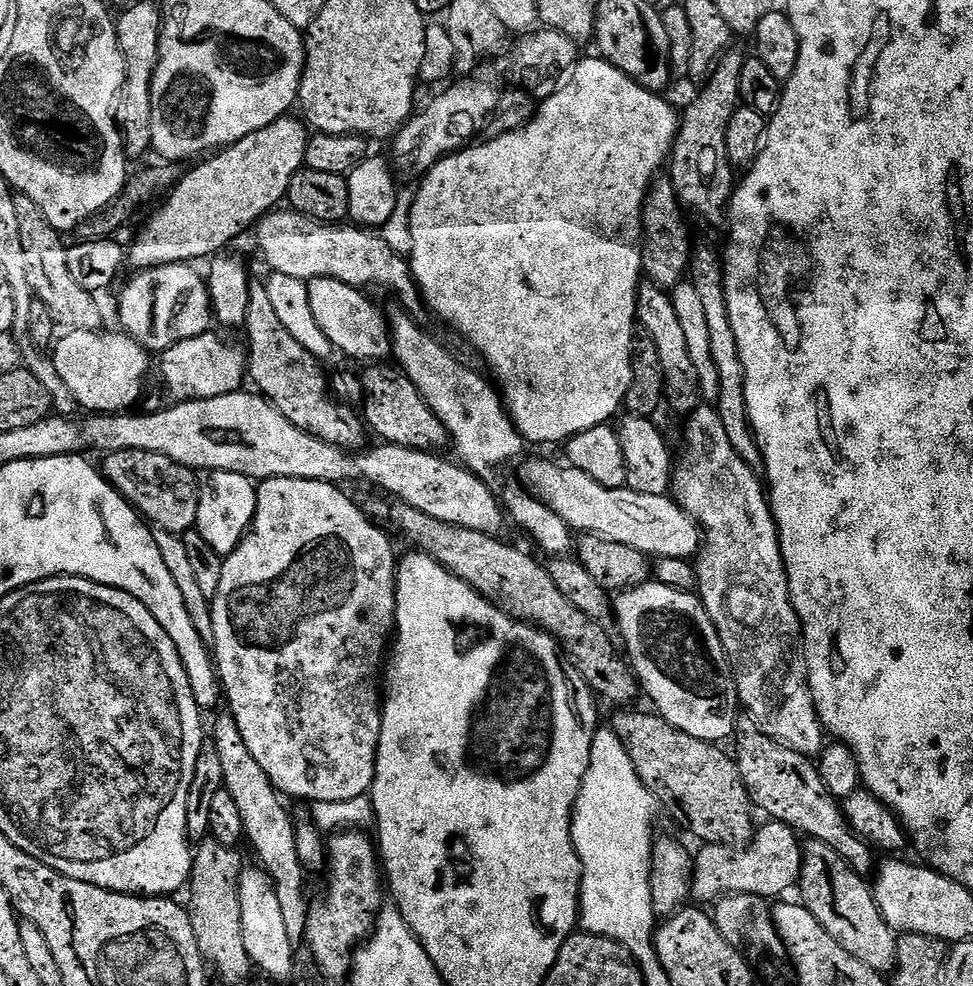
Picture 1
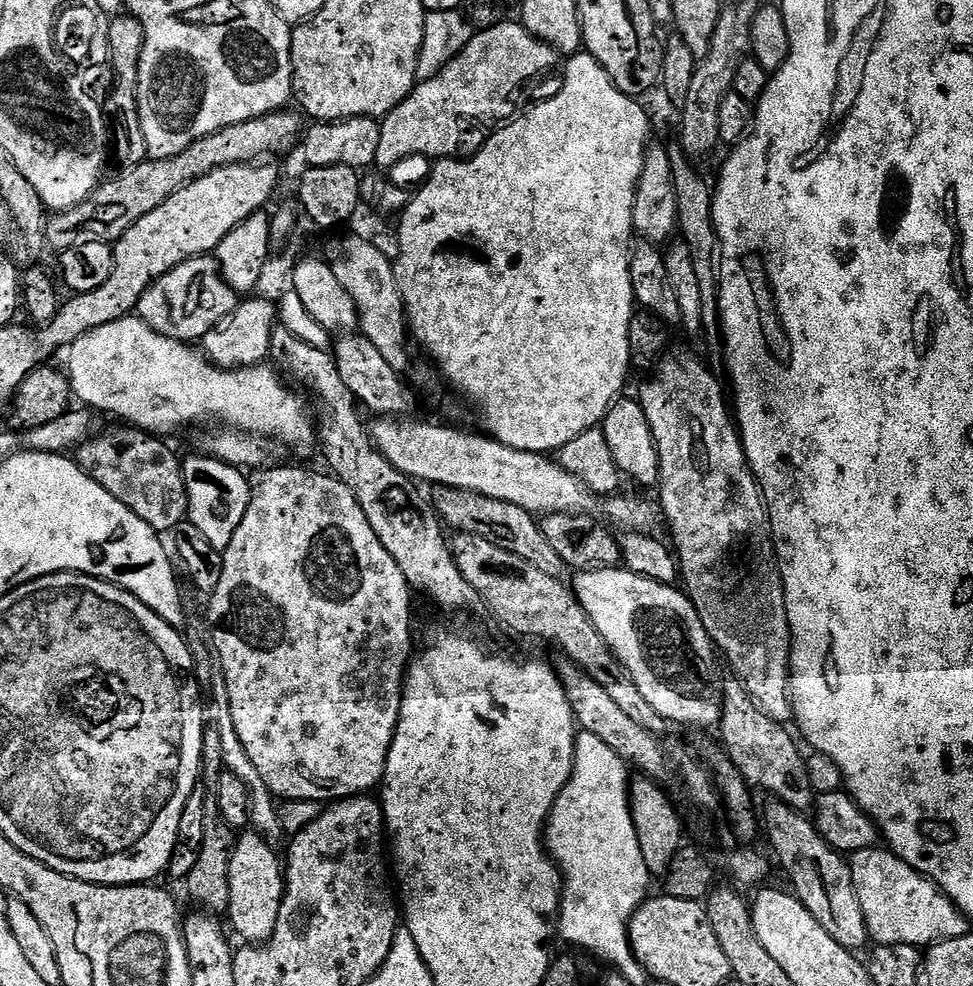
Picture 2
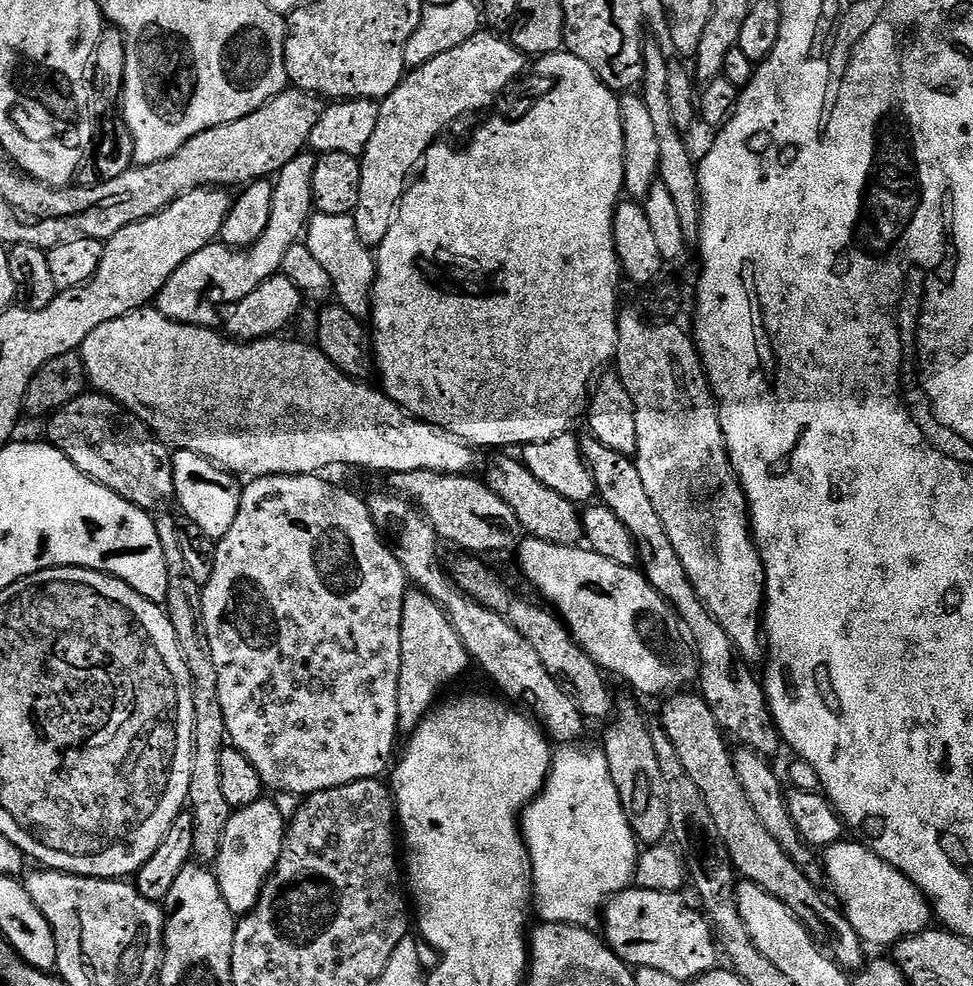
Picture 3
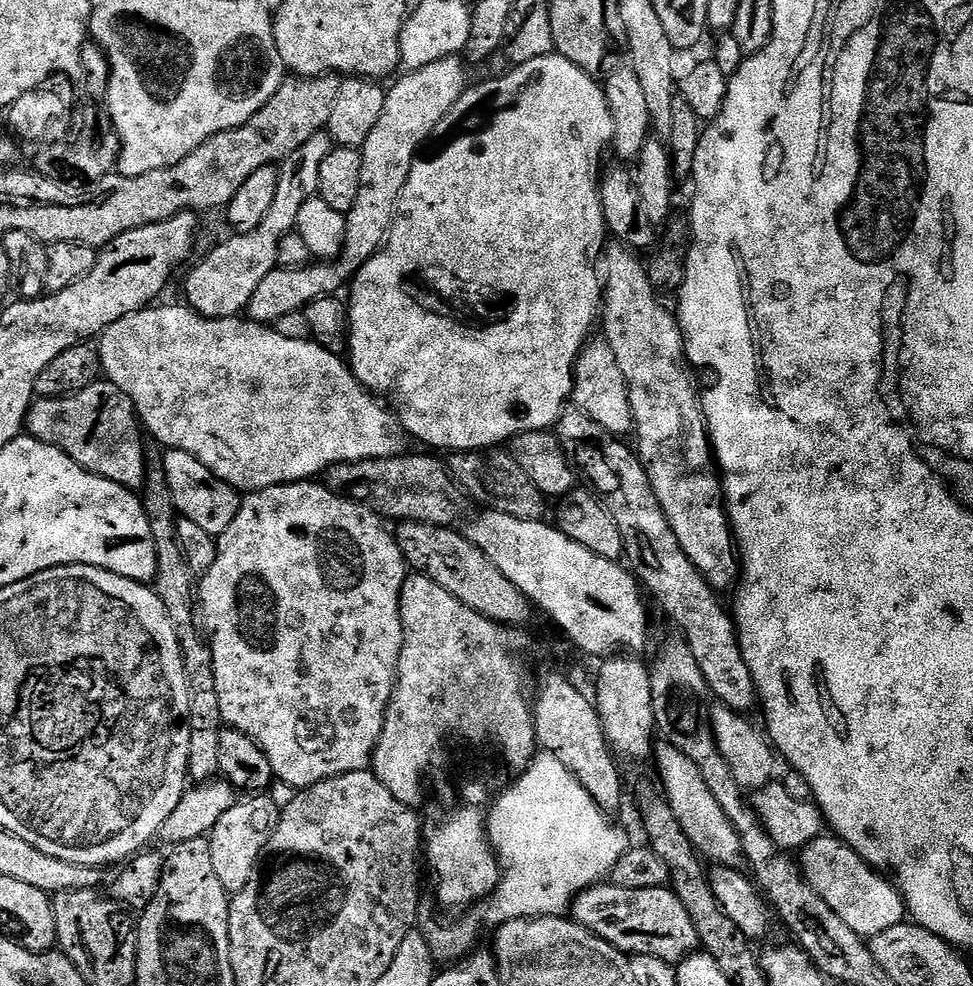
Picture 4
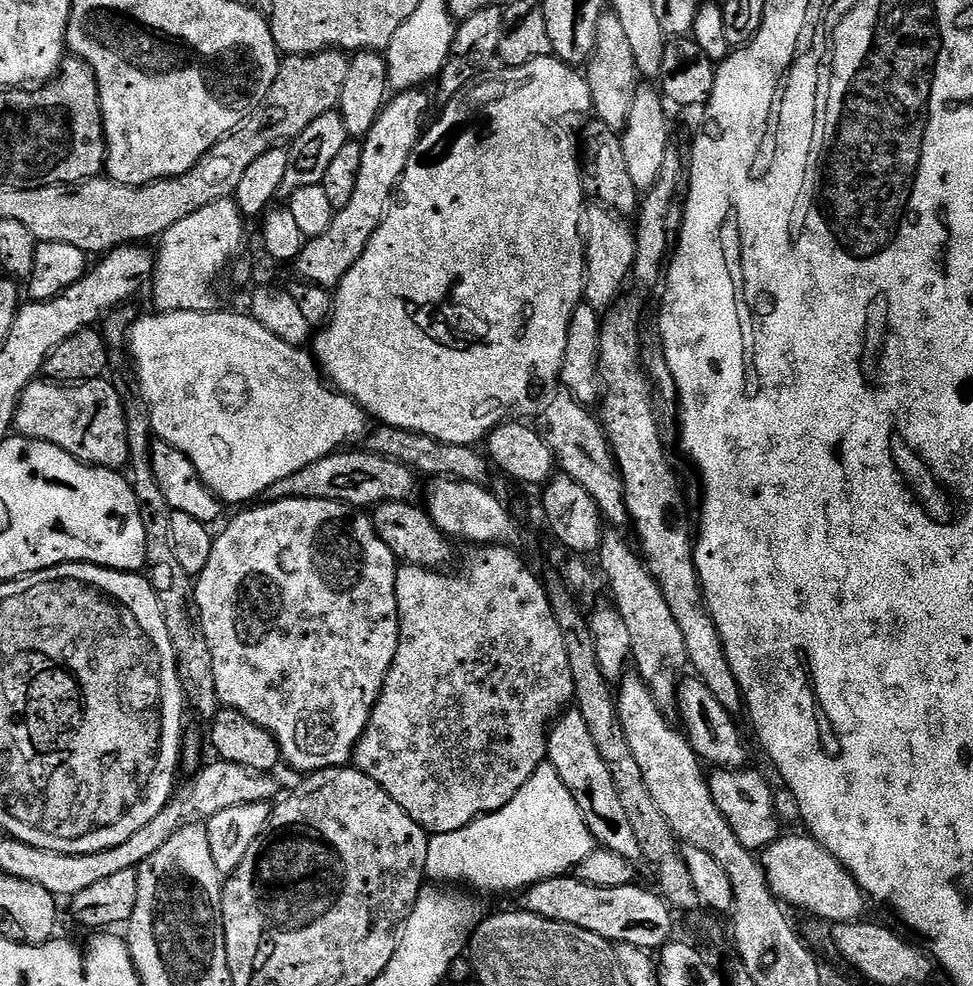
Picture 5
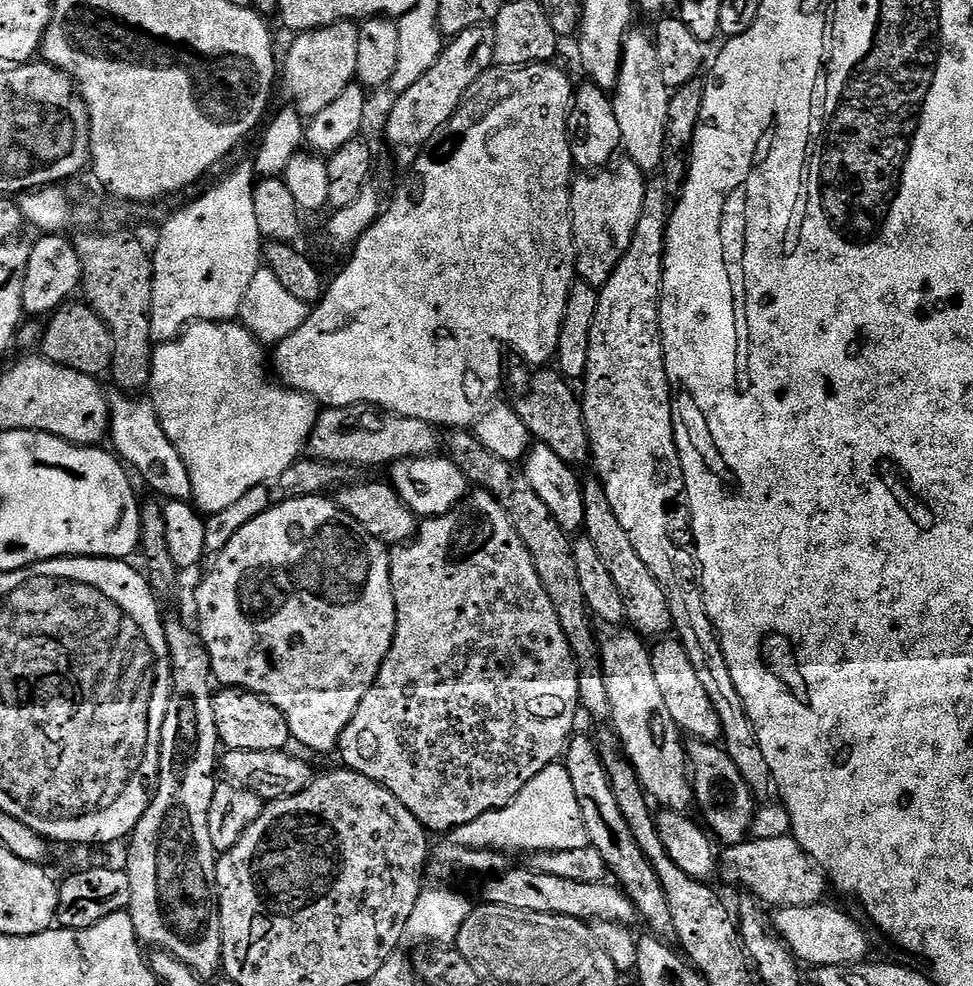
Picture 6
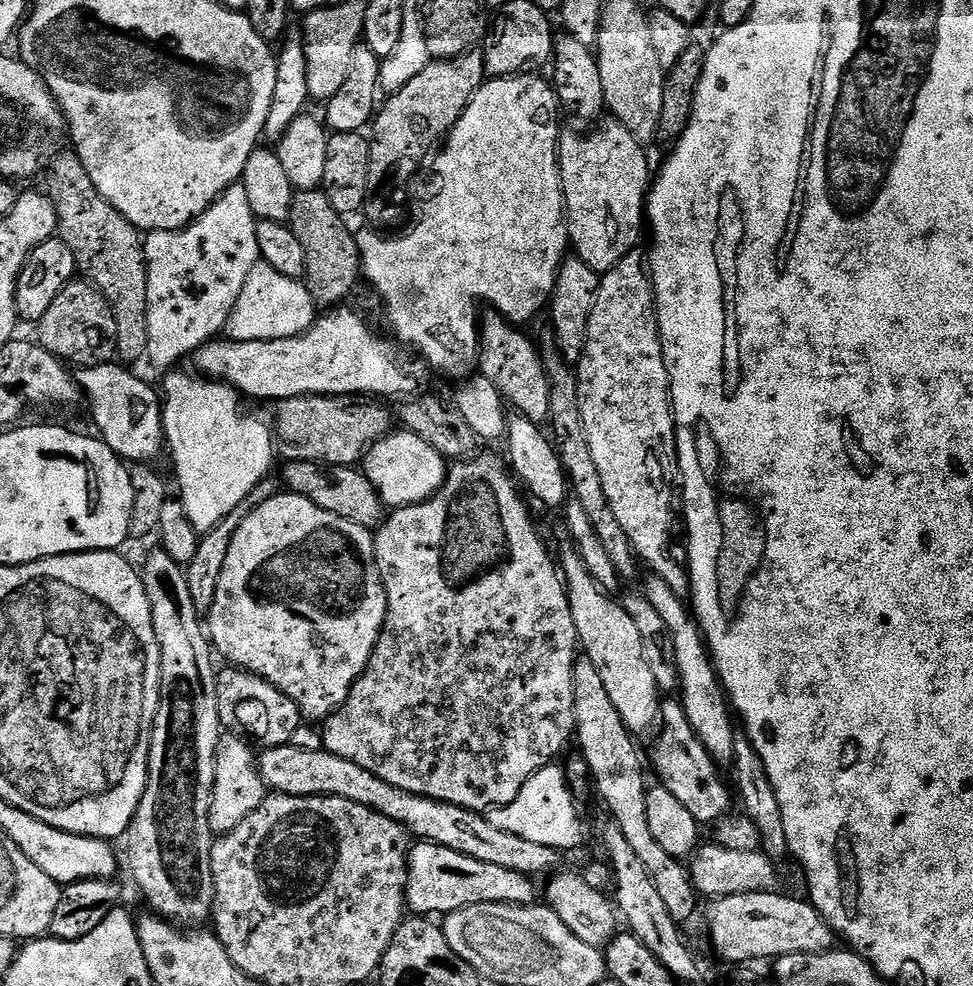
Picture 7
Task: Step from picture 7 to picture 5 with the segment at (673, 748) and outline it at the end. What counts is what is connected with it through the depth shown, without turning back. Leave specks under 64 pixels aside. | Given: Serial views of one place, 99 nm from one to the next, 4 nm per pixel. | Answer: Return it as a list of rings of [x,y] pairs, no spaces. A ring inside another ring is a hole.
[[[716,768],[714,774],[708,776],[708,785],[714,804],[718,806],[718,810],[722,810],[726,822],[730,822],[742,846],[746,846],[746,850],[759,853],[780,839],[782,821],[776,813],[776,793],[773,785],[768,785],[766,777],[748,771]]]

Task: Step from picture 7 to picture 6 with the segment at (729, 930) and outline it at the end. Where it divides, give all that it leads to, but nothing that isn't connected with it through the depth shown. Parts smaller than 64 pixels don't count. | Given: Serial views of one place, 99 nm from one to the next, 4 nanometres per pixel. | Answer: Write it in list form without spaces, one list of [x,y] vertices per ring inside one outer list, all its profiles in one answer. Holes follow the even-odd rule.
[[[821,902],[809,908],[777,908],[774,915],[774,931],[801,965],[812,964],[813,969],[826,966],[862,964],[869,959],[868,936],[864,928],[852,916],[840,908],[831,908]]]

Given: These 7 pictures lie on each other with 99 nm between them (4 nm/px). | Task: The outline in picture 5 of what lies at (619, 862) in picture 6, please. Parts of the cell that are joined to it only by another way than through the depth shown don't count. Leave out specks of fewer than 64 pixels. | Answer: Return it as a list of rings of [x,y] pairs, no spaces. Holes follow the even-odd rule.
[[[565,711],[553,723],[548,735],[546,760],[558,772],[558,777],[565,783],[566,789],[572,792],[595,843],[599,847],[614,850],[614,854],[622,854],[627,860],[643,861],[643,848],[639,845],[638,837],[630,824],[630,817],[622,806],[614,778],[606,762],[602,760],[602,755],[594,744],[594,737],[590,734],[590,727],[581,712]]]

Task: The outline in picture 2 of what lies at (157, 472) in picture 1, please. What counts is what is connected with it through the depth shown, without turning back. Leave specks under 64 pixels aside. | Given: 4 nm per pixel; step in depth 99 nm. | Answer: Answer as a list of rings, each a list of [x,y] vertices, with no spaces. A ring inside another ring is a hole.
[[[120,426],[113,432],[99,434],[75,449],[74,459],[80,469],[102,490],[114,494],[122,506],[126,506],[142,522],[161,534],[171,533],[188,520],[188,495],[184,485],[184,466],[159,435],[143,431],[135,426]]]

